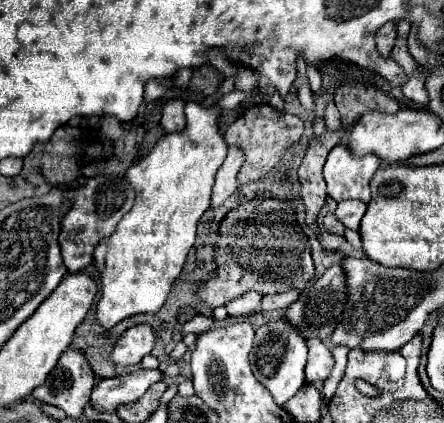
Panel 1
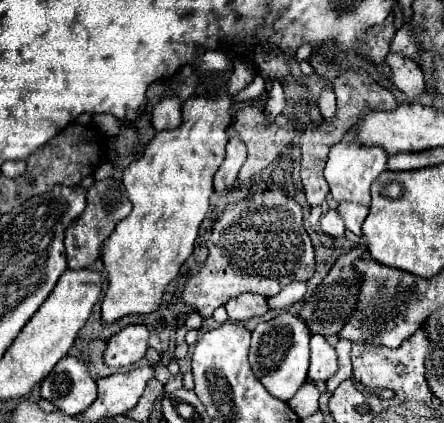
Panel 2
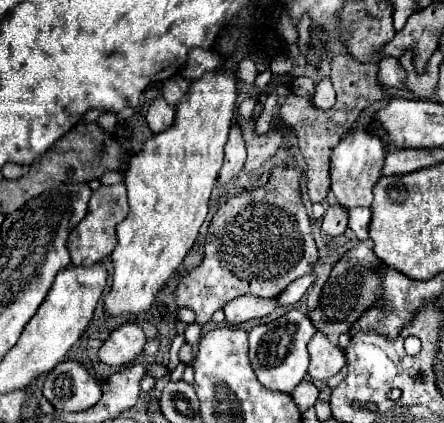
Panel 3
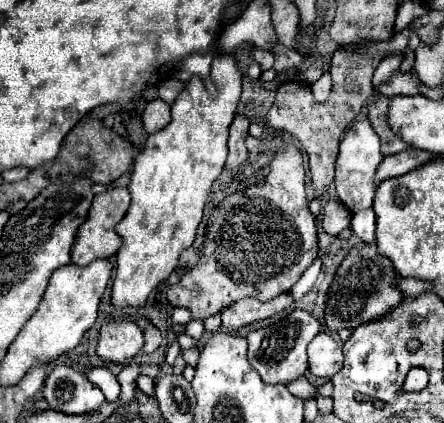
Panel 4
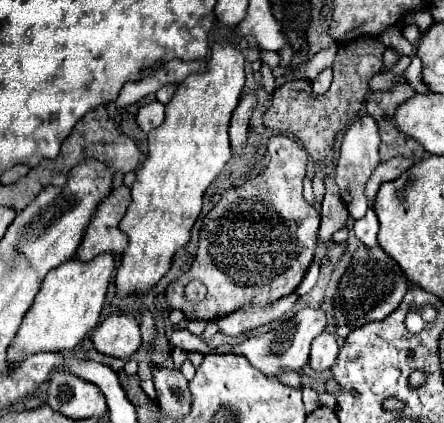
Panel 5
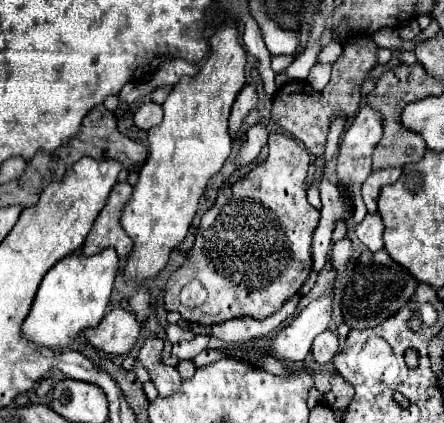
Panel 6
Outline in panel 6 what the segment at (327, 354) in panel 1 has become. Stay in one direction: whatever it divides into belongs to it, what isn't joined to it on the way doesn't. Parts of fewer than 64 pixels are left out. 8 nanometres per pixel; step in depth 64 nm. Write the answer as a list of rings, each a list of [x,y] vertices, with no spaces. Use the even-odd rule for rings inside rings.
[[[324,330],[320,336],[316,336],[312,344],[312,356],[318,364],[328,364],[332,362],[334,354],[338,352],[338,334],[332,330]]]

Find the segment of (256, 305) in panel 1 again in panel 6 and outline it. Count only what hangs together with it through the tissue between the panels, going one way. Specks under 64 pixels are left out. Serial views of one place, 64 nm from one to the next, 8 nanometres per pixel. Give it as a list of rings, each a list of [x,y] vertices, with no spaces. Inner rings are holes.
[[[292,296],[290,300],[286,300],[282,304],[280,310],[276,310],[274,314],[270,314],[268,318],[264,320],[258,320],[258,318],[250,318],[250,316],[242,316],[242,318],[232,318],[232,320],[226,320],[222,324],[216,324],[212,326],[212,334],[228,344],[244,344],[244,342],[250,342],[254,338],[260,338],[260,336],[266,336],[270,330],[278,328],[290,314],[294,314],[296,310],[296,304],[298,304],[300,296]]]

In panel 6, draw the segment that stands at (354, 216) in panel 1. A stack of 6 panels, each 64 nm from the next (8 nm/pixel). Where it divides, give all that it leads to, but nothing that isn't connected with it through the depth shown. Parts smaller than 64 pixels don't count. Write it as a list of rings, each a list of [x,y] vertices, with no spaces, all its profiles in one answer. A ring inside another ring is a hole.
[[[366,214],[366,218],[360,224],[356,224],[356,236],[370,252],[384,248],[382,230],[384,230],[384,224],[378,214]]]

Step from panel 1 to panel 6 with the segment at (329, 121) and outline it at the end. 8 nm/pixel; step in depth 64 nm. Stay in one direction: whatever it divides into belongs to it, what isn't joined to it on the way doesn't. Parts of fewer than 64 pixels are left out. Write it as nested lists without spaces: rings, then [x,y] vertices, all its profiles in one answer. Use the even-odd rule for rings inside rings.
[[[314,64],[310,74],[308,74],[308,82],[314,90],[324,90],[326,84],[330,82],[330,72],[332,72],[332,66],[330,64]]]

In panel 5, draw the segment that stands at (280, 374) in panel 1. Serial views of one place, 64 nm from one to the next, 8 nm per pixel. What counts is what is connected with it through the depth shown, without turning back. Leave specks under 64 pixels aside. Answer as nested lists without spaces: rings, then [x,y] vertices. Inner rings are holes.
[[[318,304],[308,306],[308,308],[298,310],[294,314],[294,318],[280,322],[274,330],[268,330],[268,332],[260,334],[260,336],[250,336],[246,342],[236,346],[236,350],[240,354],[244,354],[248,358],[248,362],[266,376],[278,376],[278,374],[282,374],[286,370],[300,372],[304,368],[304,364],[308,362],[308,352],[310,352],[312,340],[320,332],[324,332],[324,326],[326,326],[326,316],[324,316],[322,308]]]

